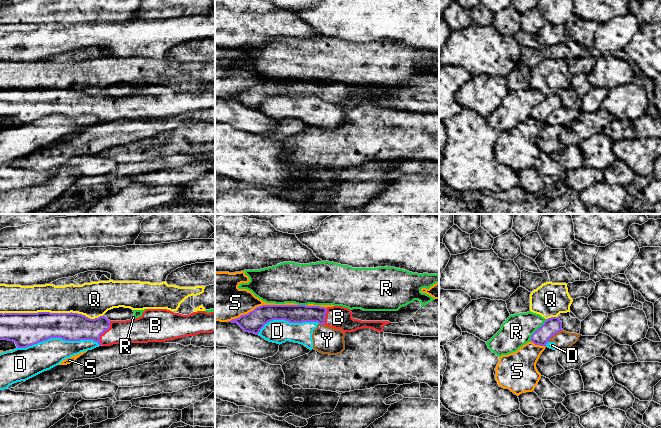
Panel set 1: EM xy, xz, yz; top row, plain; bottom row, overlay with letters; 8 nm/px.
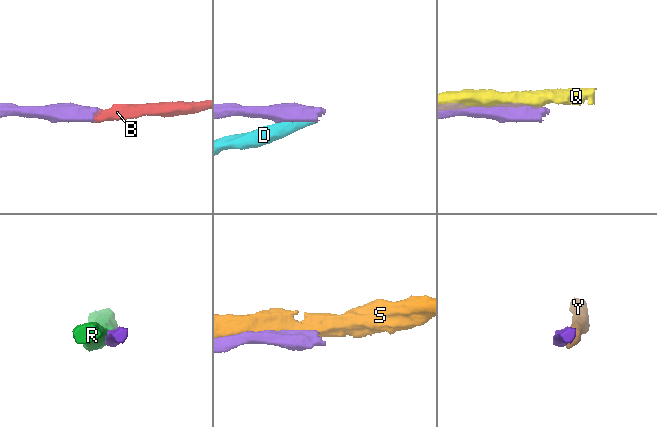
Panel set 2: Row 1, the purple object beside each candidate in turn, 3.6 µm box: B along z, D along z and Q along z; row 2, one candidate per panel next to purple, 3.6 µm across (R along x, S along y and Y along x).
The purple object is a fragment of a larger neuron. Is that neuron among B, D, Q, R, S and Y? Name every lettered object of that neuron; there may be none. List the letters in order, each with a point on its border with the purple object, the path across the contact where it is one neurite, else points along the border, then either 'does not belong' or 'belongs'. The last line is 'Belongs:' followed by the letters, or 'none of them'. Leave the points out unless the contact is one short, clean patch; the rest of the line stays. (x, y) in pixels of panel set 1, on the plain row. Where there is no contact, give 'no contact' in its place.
B: xy (103, 108) | across xy (73, 103), (103, 108), (134, 106) | belongs
D: xy (58, 113) | does not belong
Q: xy (52, 89) | does not belong
R: yz (536, 106) | does not belong
S: xz (262, 81) | does not belong
Y: yz (554, 110) | along yz (562, 105), (556, 108), (548, 117) | does not belong
Belongs: B

